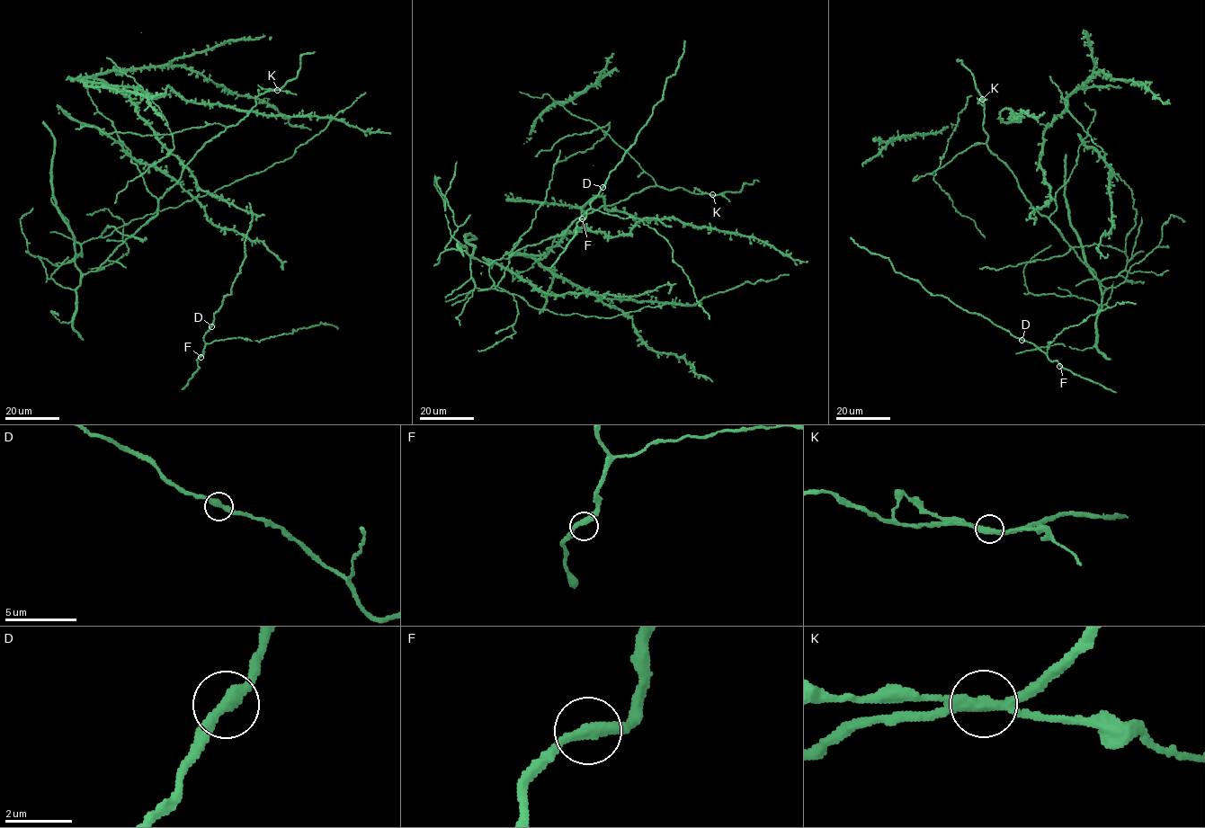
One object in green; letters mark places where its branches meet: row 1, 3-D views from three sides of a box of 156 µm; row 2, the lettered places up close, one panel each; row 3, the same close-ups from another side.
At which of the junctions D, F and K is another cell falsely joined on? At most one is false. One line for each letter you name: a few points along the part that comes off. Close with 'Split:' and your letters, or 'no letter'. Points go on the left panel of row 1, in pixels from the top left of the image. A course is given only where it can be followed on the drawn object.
K: foreign part runs (277, 89), (297, 94)
Split: K

